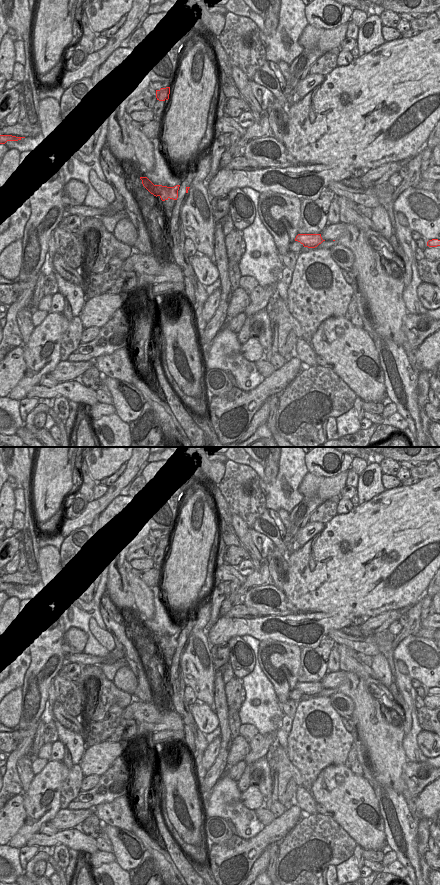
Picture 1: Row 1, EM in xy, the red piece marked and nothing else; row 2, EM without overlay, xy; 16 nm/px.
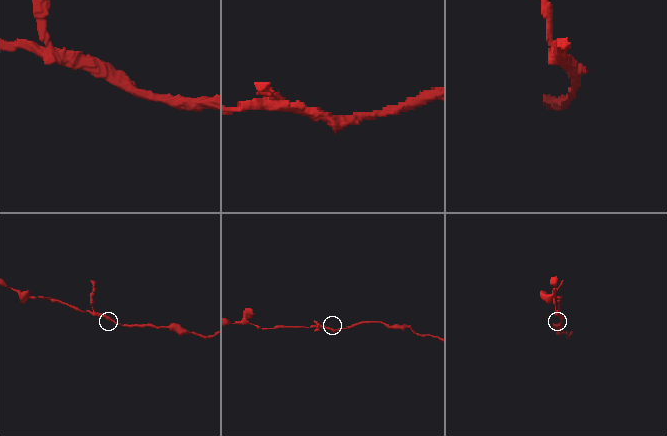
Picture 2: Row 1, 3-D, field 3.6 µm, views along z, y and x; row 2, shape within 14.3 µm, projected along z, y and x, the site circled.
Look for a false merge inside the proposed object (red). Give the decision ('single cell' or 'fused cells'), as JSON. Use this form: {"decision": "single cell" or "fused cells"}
{"decision": "fused cells"}

